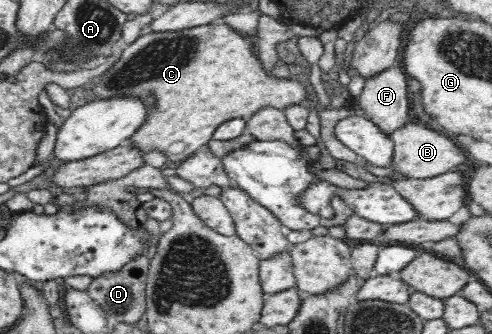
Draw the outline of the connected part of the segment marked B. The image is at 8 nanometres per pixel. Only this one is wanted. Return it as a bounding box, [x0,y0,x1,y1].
[391,122,470,179]

